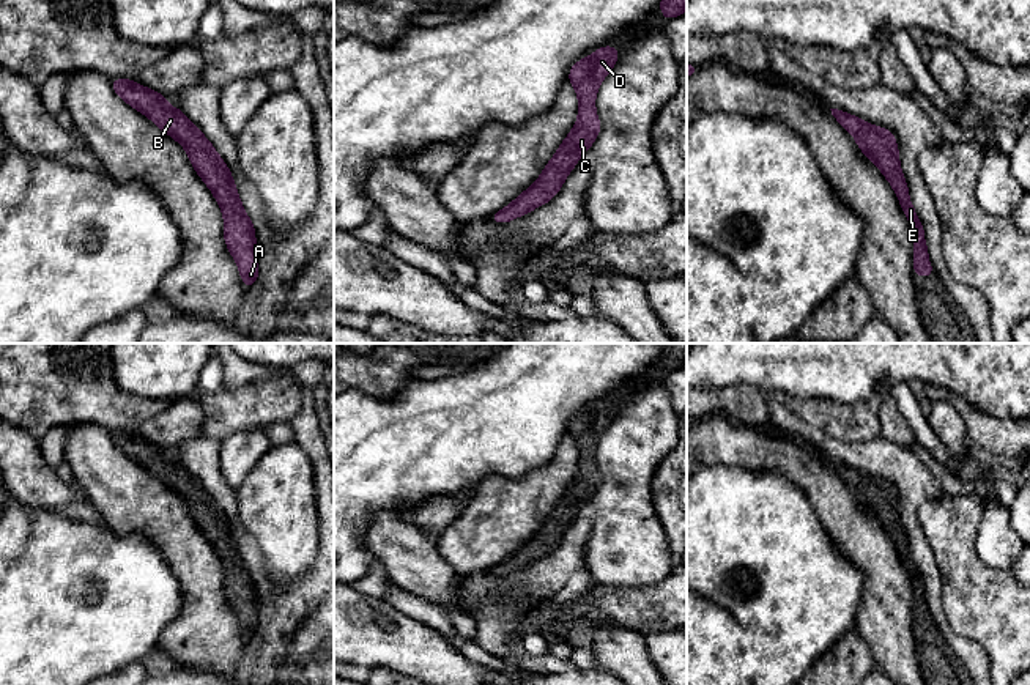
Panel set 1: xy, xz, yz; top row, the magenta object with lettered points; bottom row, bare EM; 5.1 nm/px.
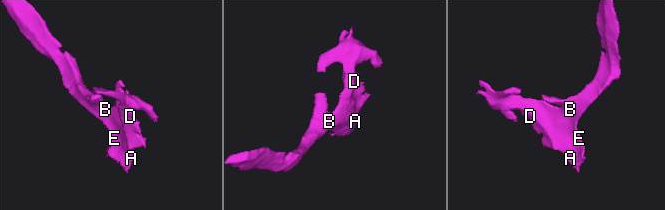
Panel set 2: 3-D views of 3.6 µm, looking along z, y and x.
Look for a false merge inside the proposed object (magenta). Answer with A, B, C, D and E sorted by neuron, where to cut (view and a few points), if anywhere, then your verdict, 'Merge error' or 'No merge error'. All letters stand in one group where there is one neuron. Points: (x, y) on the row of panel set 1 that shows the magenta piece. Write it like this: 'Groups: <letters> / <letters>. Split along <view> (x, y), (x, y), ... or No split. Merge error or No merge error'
Groups: A B C D E. No split. No merge error

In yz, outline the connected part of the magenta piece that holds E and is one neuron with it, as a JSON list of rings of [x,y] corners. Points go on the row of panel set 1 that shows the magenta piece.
[[[830,109],[835,120],[854,135],[857,146],[861,153],[876,164],[876,167],[884,173],[887,181],[891,184],[902,213],[906,214],[912,233],[913,233],[913,276],[929,277],[934,274],[934,269],[928,257],[928,244],[924,241],[924,228],[912,206],[909,197],[909,186],[904,180],[899,151],[895,134],[890,129],[869,124],[861,118],[846,113],[838,109]]]

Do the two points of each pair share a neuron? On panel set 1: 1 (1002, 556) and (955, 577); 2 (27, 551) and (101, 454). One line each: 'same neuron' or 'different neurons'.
1: different neurons
2: different neurons

